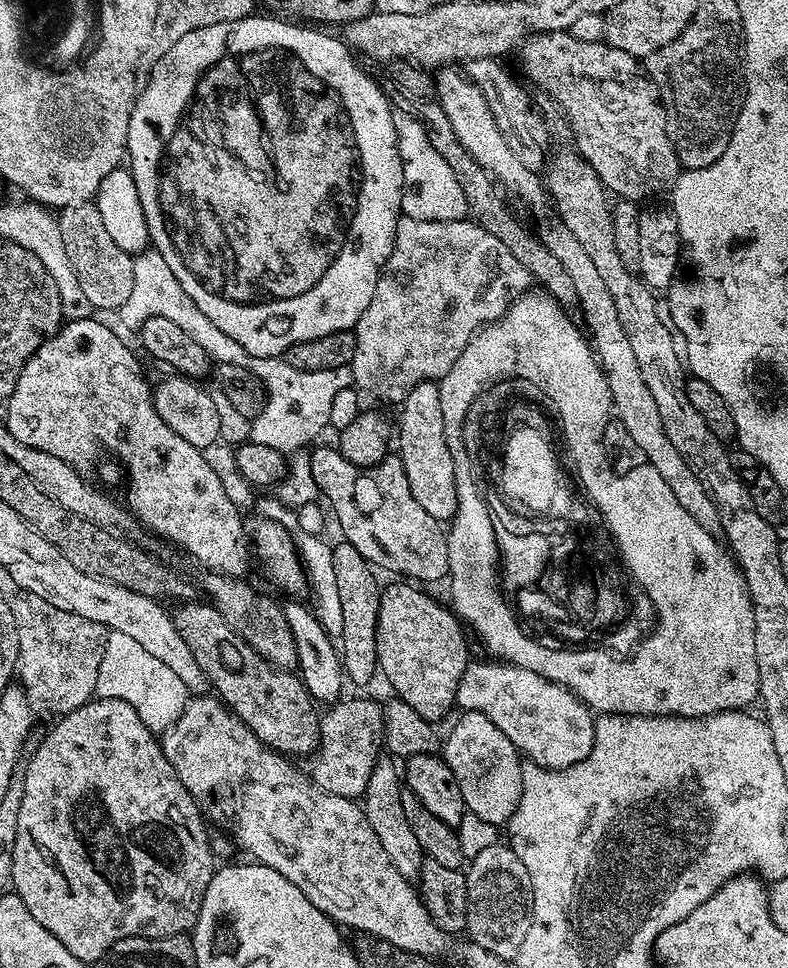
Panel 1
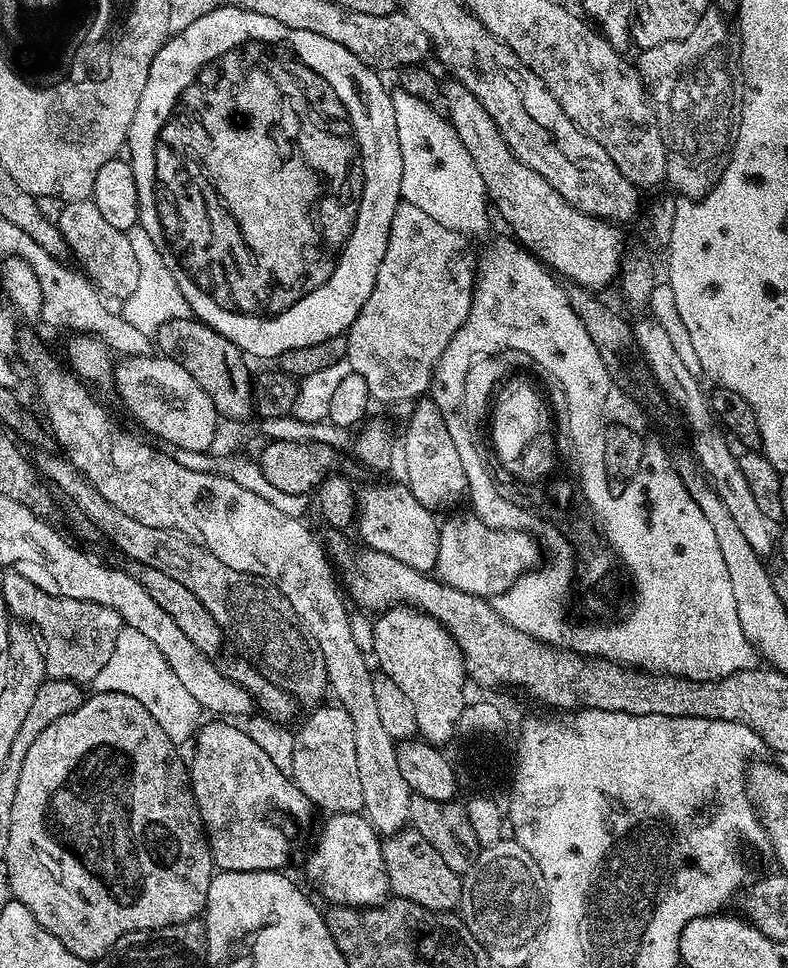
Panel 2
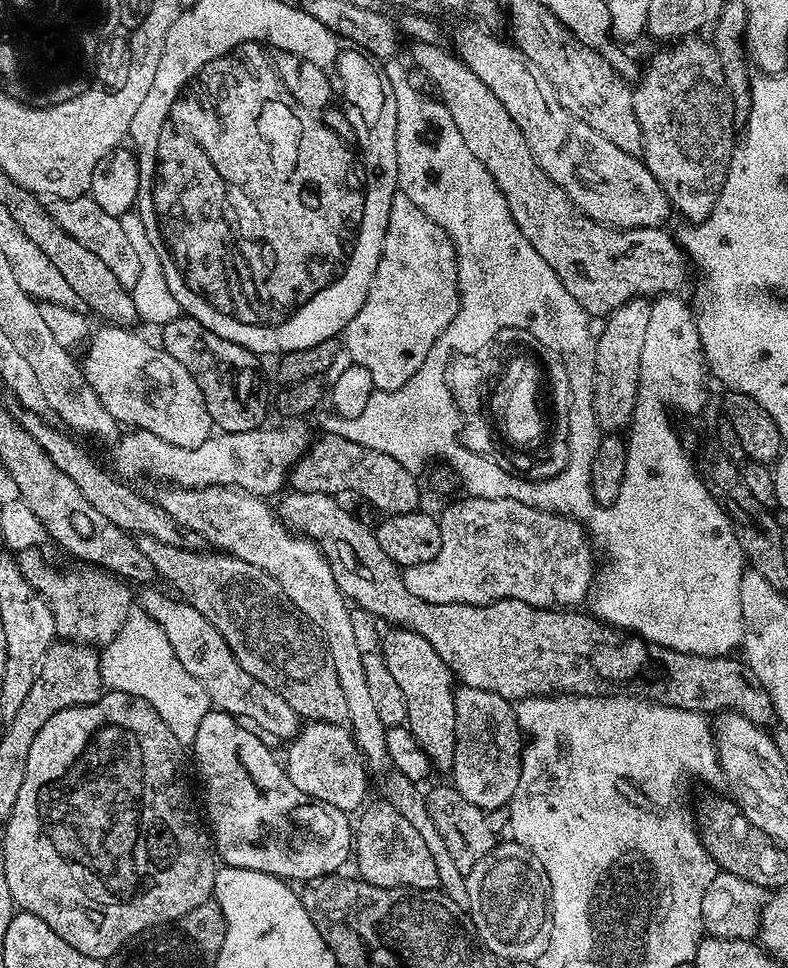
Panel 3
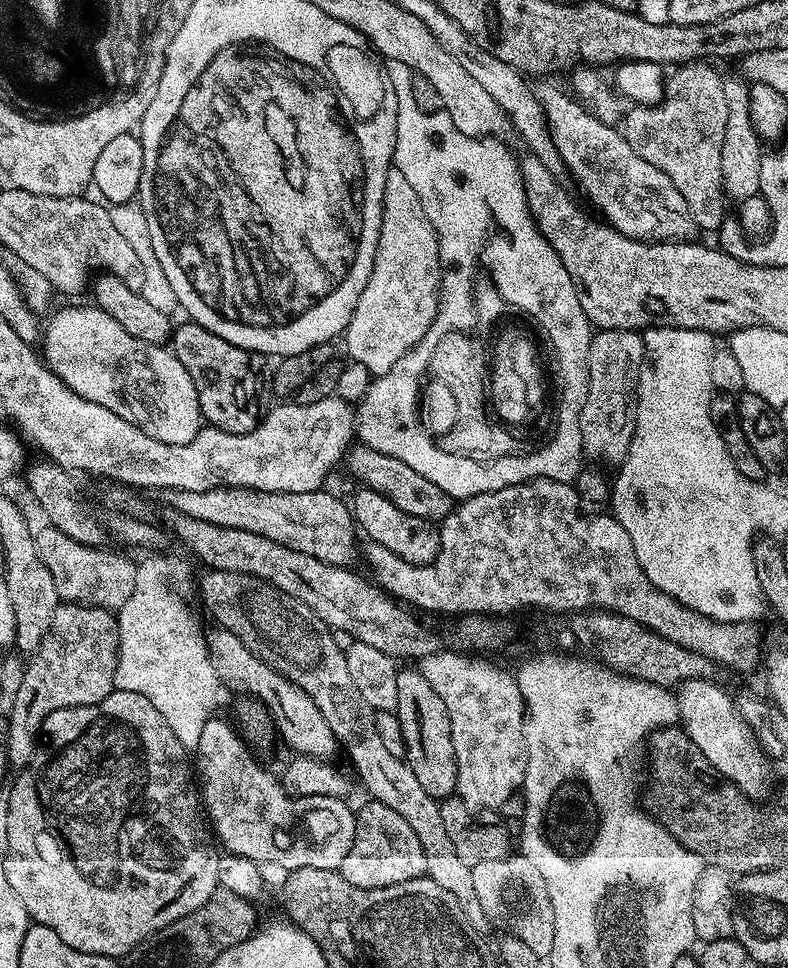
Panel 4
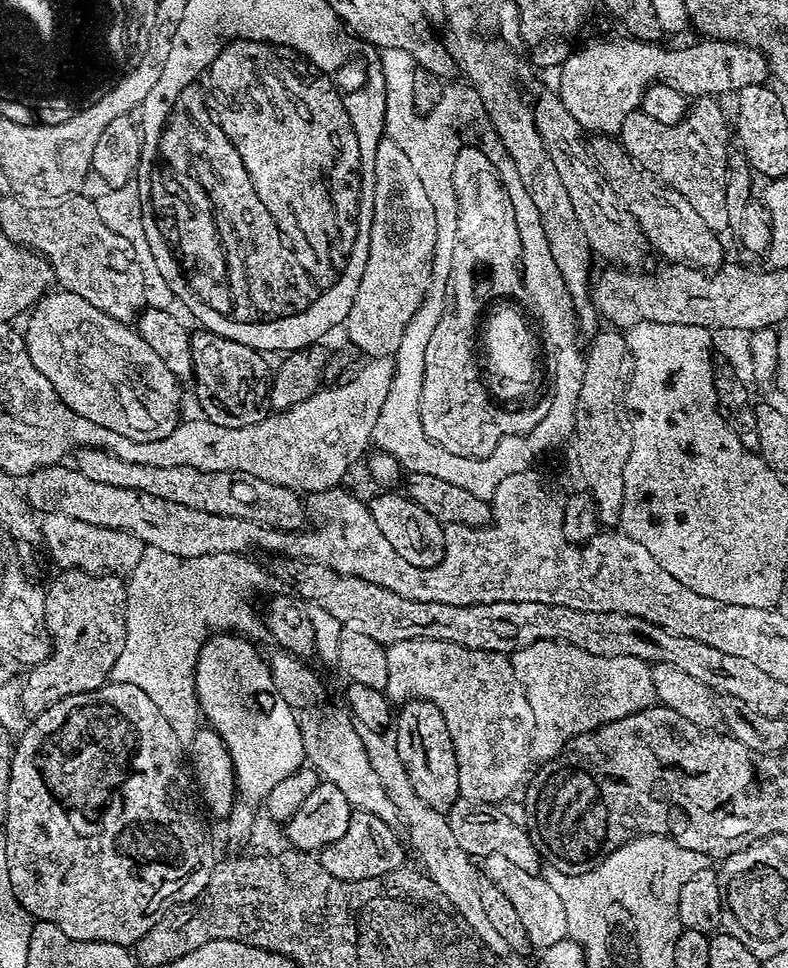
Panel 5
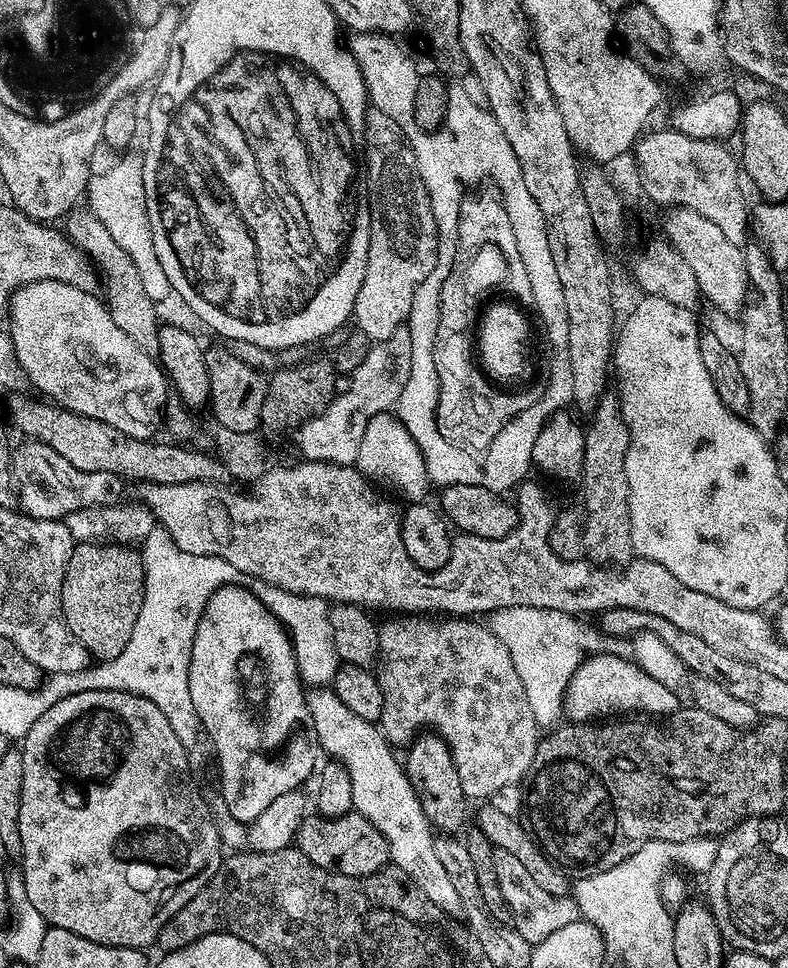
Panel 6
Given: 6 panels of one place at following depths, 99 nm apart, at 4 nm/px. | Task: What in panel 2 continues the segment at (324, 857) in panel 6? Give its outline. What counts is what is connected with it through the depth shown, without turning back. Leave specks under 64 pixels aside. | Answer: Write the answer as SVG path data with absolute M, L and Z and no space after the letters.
M412 827L396 832L382 843L382 858L386 862L389 889L404 900L414 902L426 910L451 912L459 905L461 877L438 855L438 850L422 838Z

